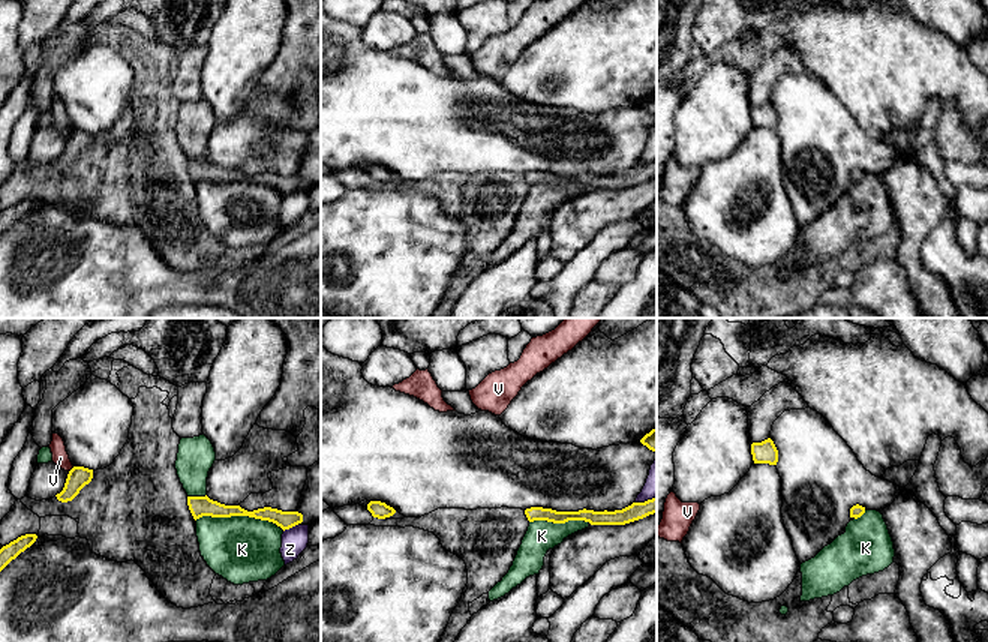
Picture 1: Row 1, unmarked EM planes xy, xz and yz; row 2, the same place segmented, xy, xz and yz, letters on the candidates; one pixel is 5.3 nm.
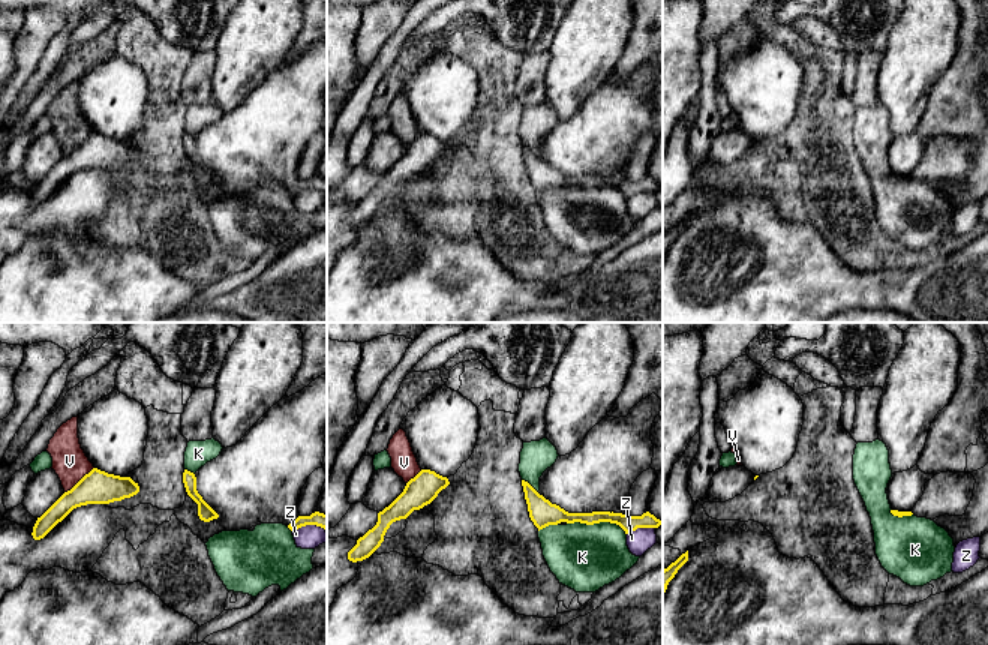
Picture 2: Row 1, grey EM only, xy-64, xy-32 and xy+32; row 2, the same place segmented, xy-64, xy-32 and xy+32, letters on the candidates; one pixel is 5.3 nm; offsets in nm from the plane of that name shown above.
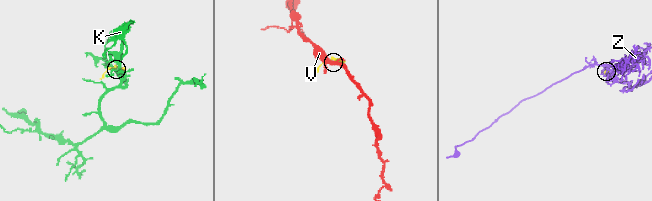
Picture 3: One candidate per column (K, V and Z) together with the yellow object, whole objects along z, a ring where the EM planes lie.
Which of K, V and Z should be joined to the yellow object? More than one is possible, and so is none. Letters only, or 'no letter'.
K

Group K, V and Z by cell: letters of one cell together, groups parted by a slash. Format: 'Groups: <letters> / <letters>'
Groups: K / V / Z

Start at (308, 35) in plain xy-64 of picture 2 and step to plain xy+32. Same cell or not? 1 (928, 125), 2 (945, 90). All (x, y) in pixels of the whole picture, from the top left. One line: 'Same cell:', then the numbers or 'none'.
Same cell: 1, 2

